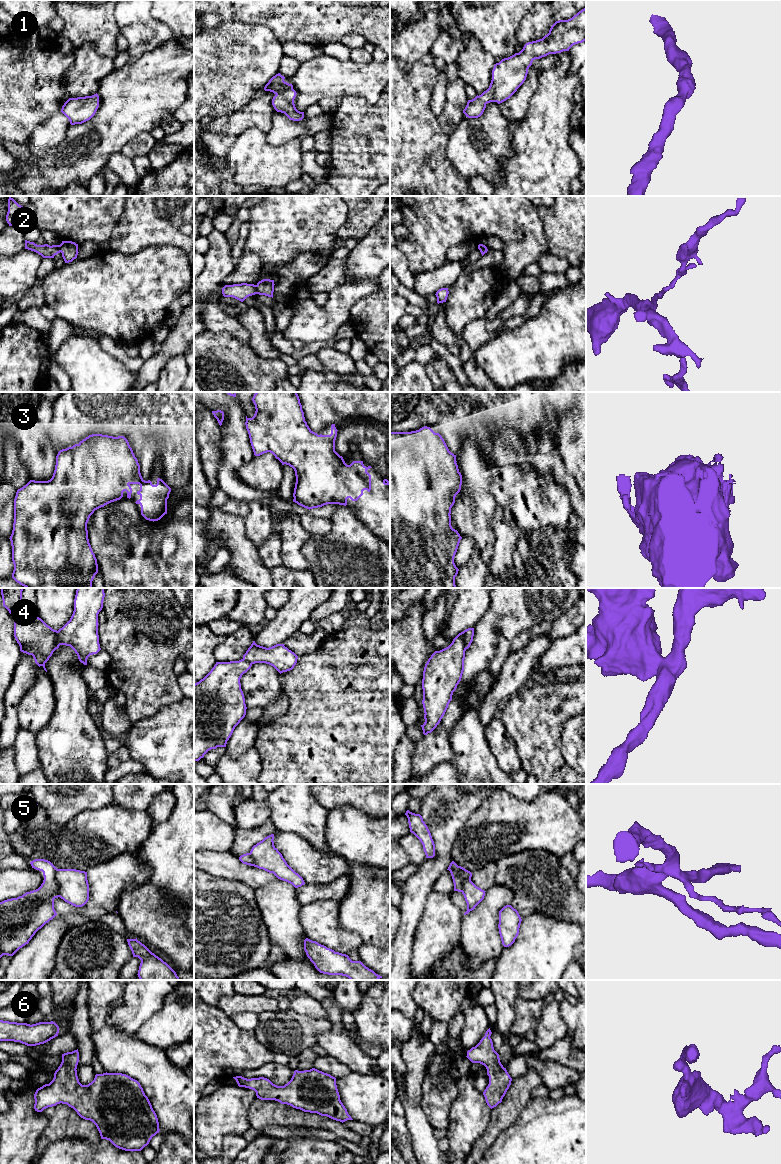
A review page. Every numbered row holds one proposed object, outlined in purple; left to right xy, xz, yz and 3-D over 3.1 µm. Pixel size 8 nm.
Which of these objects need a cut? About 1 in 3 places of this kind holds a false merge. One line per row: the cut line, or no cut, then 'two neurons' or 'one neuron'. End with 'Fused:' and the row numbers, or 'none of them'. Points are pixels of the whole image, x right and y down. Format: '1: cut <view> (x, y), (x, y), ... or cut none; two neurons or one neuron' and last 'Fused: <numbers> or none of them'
1: cut none; one neuron
2: cut xz (255, 285), (257, 293); two neurons
3: cut none; one neuron
4: cut xy (57, 631), (55, 647), (42, 665); two neurons
5: cut xy (56, 869), (55, 881), (60, 896); two neurons
6: cut none; one neuron
Fused: 2, 4, 5

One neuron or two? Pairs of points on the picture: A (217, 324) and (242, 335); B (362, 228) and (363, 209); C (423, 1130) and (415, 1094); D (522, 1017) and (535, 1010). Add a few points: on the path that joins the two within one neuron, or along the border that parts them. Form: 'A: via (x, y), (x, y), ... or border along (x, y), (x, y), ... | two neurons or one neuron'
A: via (223, 324), (229, 324), (236, 329) | one neuron
B: via (362, 223), (363, 214) | one neuron
C: via (417, 1121), (415, 1103) | one neuron
D: via (525, 1016), (532, 1010) | one neuron

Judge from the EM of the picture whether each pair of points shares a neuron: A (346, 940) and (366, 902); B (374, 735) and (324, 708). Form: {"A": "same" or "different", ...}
{"A": "different", "B": "same"}

